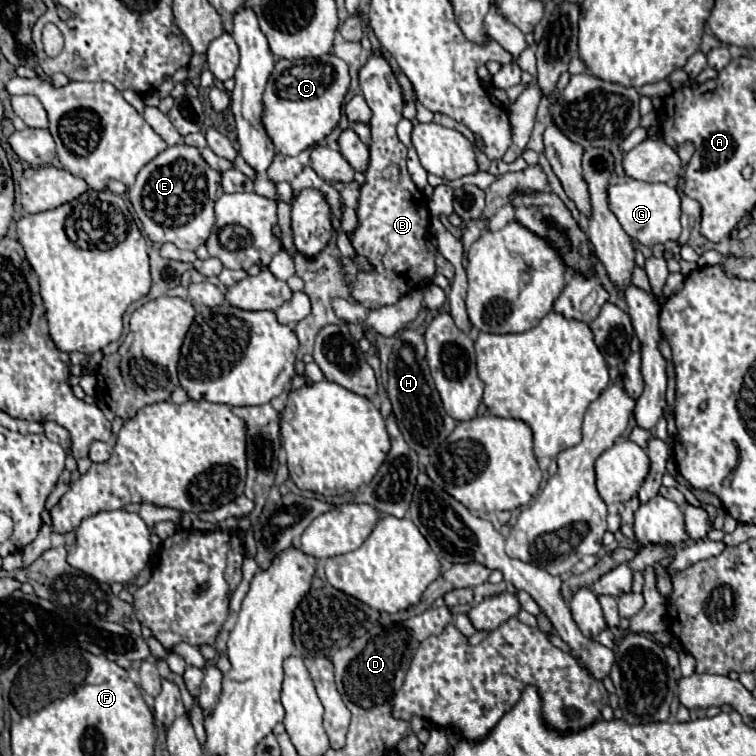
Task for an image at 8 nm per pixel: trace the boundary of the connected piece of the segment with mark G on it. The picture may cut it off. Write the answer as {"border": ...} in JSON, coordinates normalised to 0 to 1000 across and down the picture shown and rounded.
{"border":[[[831,235],[825,243],[812,243],[804,249],[804,265],[820,299],[836,317],[857,328],[862,328],[865,323],[881,323],[884,317],[897,317],[902,275],[899,275],[899,257],[894,254],[892,246],[876,241],[870,243],[844,241]]]}

